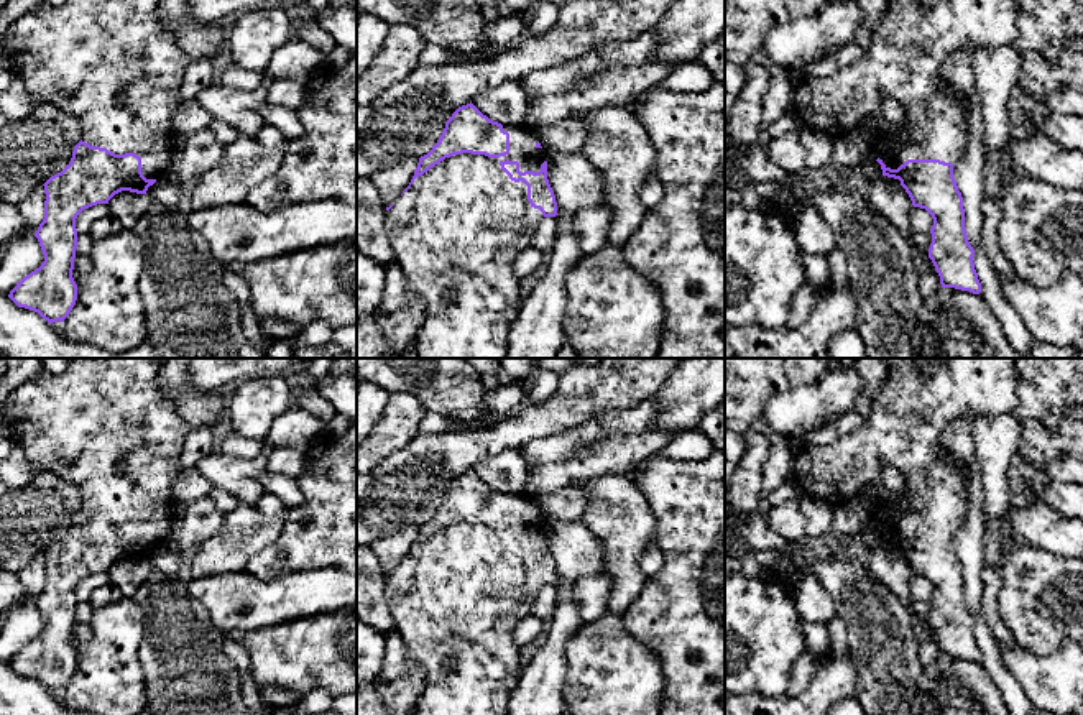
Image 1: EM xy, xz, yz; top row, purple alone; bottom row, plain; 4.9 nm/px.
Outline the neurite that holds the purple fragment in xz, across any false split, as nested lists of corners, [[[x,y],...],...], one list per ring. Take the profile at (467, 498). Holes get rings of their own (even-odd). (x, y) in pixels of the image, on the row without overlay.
[[[472,470],[452,482],[439,510],[419,526],[409,554],[386,575],[385,588],[408,656],[422,667],[417,715],[508,715],[508,700],[523,669],[514,628],[531,613],[539,590],[557,584],[547,526],[532,496],[493,490]]]

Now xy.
[[[67,358],[64,373],[43,370],[10,394],[5,419],[33,472],[48,470],[74,483],[82,503],[71,531],[43,552],[44,587],[35,605],[44,630],[8,662],[18,676],[38,680],[49,692],[64,690],[77,667],[72,646],[77,584],[92,574],[108,572],[122,559],[146,562],[150,554],[164,546],[177,516],[173,483],[182,472],[179,457],[191,427],[158,385],[161,362]]]

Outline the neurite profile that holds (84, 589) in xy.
[[[97,572],[89,577],[84,577],[76,587],[77,603],[89,602],[94,590],[97,590],[104,585],[108,585],[108,584],[112,584],[108,572]]]

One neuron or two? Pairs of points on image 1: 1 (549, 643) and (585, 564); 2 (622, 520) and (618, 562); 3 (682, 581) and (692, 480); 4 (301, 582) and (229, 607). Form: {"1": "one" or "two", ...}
{"1": "one", "2": "one", "3": "one", "4": "one"}

